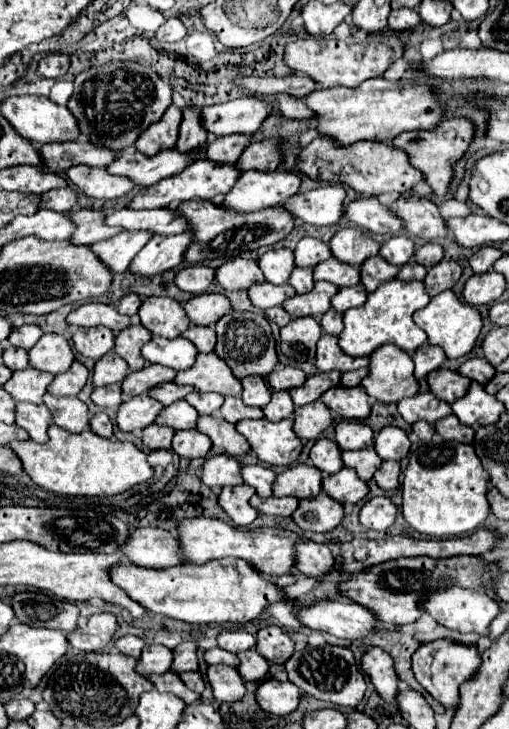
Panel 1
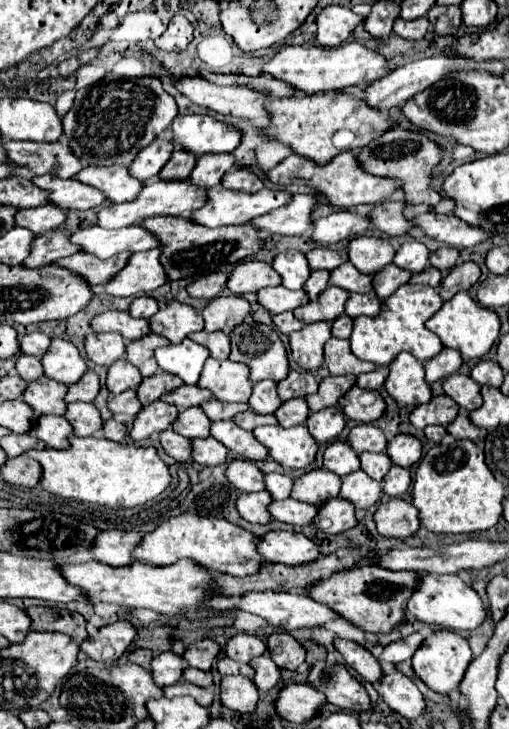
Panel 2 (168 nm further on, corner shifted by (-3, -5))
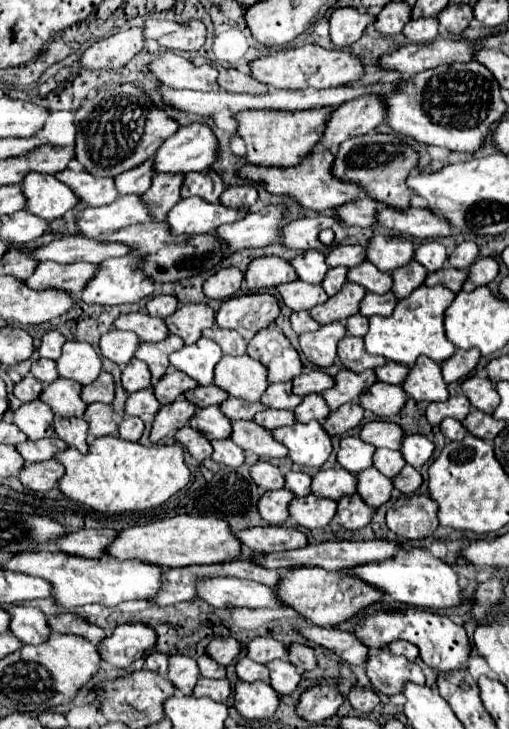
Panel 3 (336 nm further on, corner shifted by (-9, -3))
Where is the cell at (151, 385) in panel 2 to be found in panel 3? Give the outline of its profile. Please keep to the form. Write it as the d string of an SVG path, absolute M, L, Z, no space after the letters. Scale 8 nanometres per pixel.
M172 370L166 376L160 378L160 382L154 386L154 394L158 398L160 404L172 404L174 400L178 400L186 390L196 388L198 382L192 380L190 376L186 376L184 372Z

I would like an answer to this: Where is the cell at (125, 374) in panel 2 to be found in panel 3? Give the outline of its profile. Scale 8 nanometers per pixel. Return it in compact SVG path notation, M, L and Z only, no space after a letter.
M132 358L128 366L122 370L122 386L128 392L138 392L144 388L150 388L150 370L146 362Z

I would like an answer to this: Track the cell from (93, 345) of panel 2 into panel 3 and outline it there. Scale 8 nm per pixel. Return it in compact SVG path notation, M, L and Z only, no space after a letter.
M110 330L100 338L100 350L102 354L116 362L118 366L128 364L134 358L134 352L140 346L140 338L134 332L120 332L120 330Z

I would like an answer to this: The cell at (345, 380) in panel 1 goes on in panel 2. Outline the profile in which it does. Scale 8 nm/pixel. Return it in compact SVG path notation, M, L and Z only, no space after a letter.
M378 366L374 372L358 376L356 386L362 388L362 390L376 390L376 388L380 388L384 384L386 376L388 376L388 366Z

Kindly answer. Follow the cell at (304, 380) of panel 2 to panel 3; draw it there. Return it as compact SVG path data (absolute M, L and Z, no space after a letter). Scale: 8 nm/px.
M322 370L304 372L298 378L294 378L292 382L294 382L294 394L298 394L298 396L306 396L312 392L324 392L334 386L334 378L324 374Z

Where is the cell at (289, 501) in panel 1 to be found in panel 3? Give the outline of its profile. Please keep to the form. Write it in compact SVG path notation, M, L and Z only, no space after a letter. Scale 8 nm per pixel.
M308 494L290 504L290 516L304 528L324 528L336 514L336 500Z

